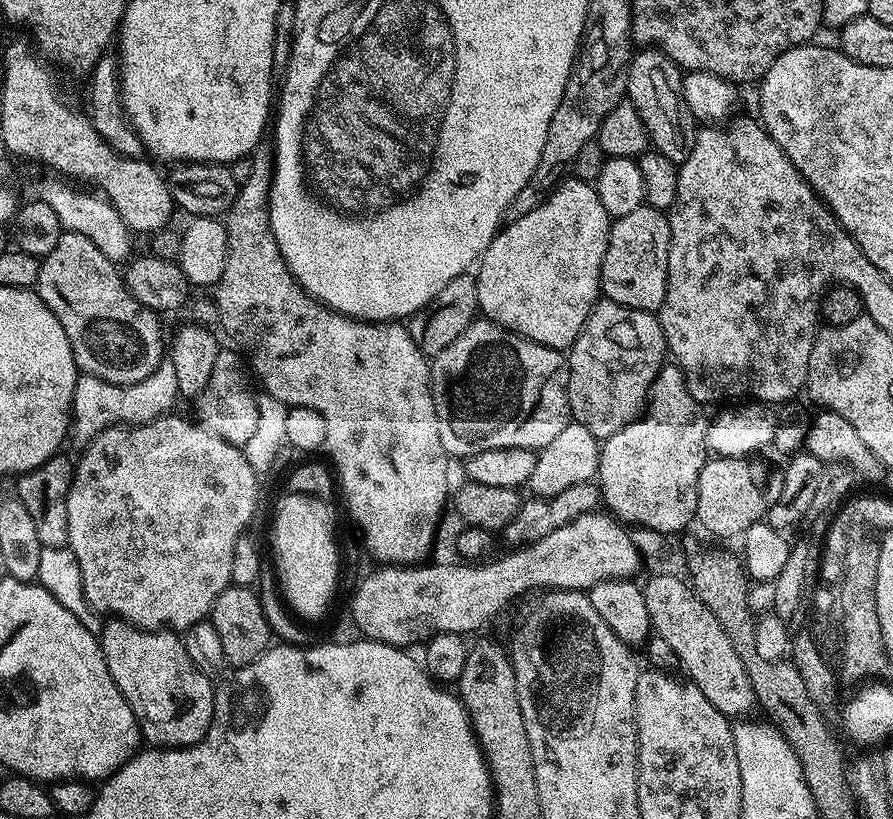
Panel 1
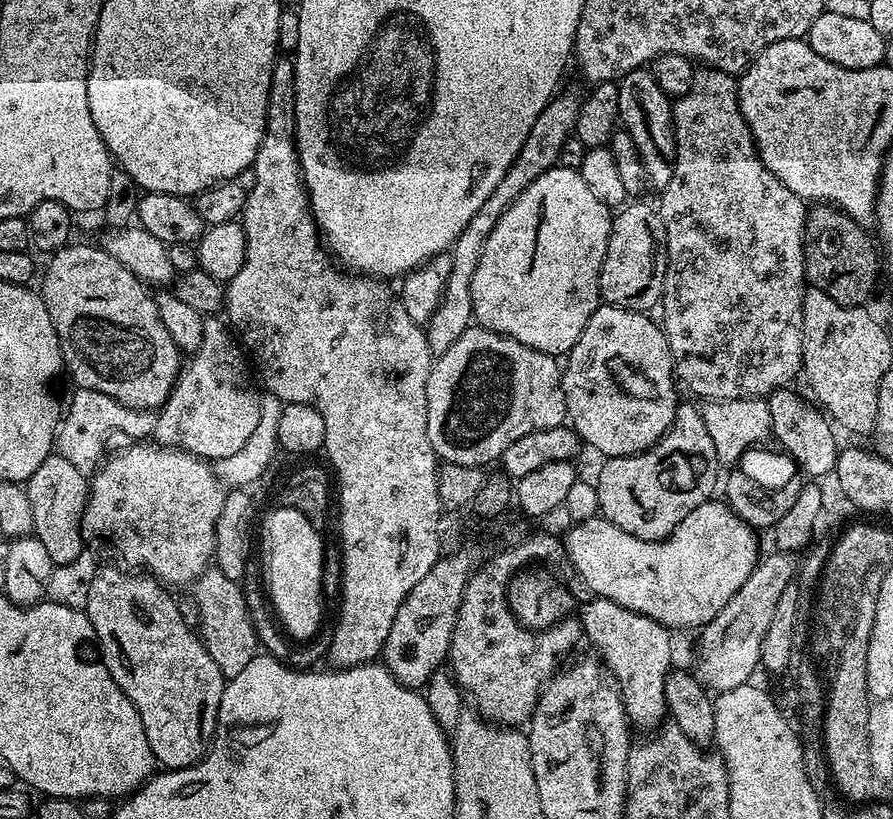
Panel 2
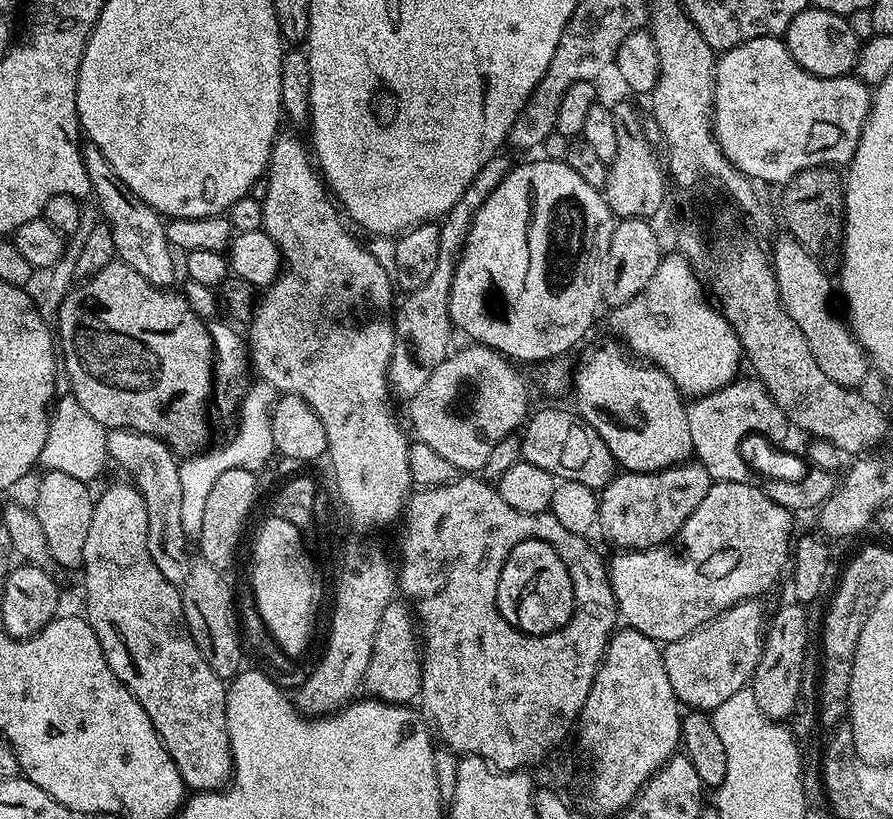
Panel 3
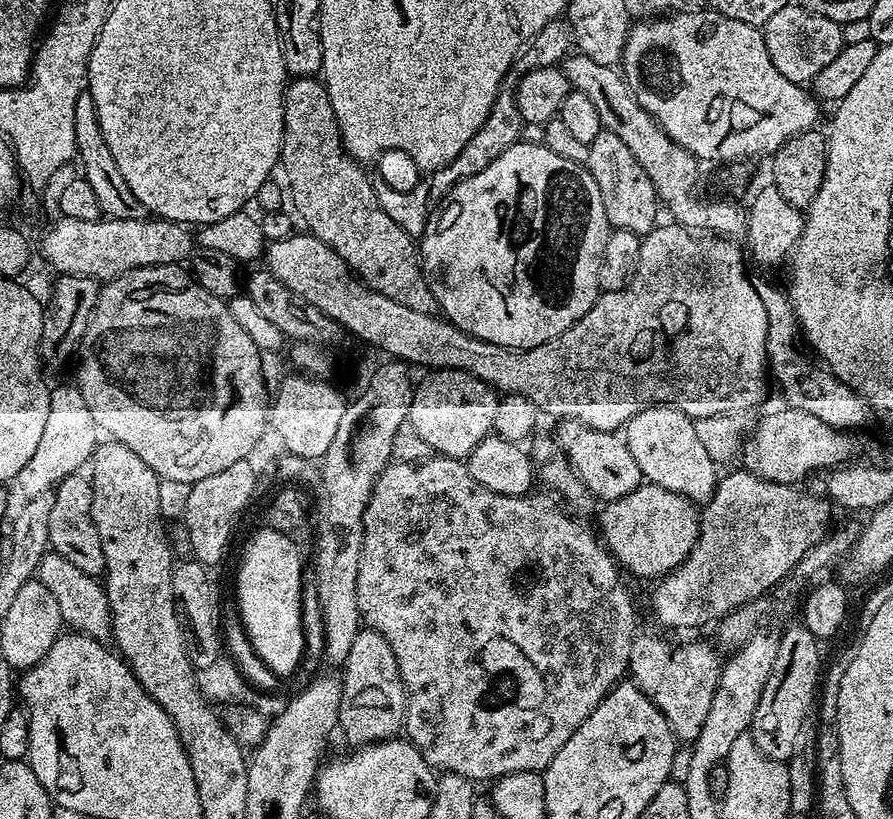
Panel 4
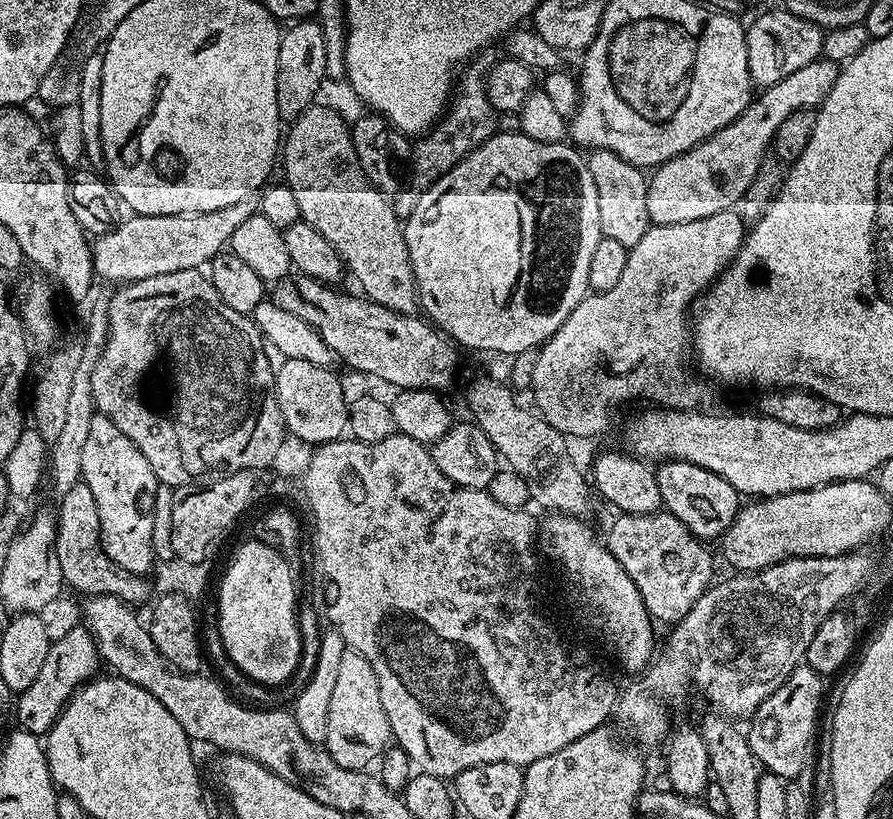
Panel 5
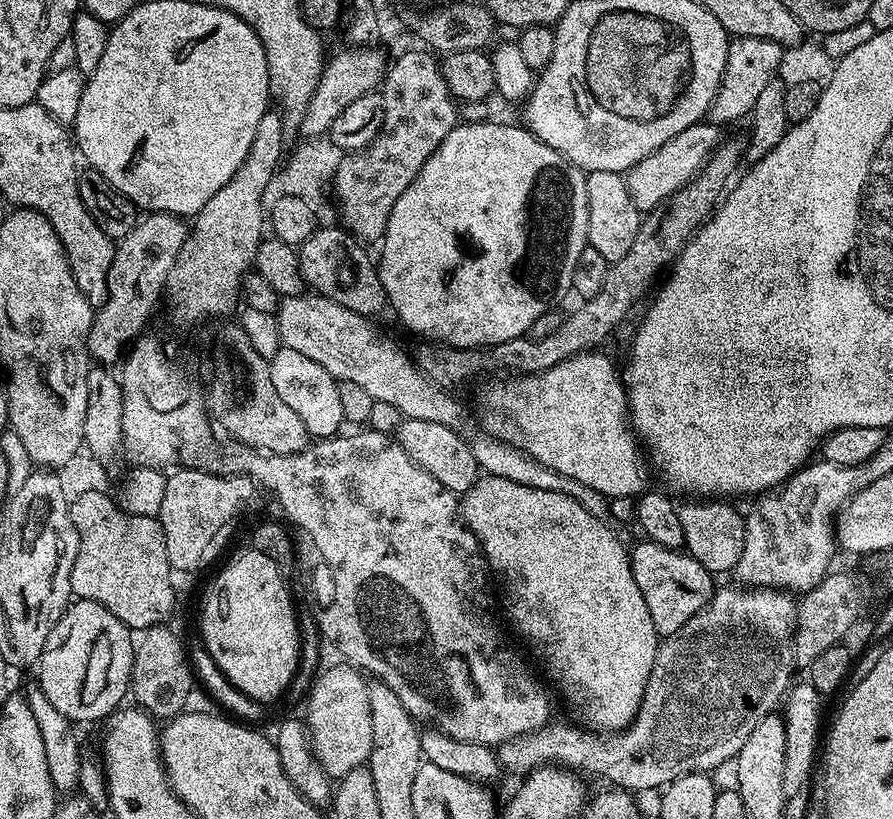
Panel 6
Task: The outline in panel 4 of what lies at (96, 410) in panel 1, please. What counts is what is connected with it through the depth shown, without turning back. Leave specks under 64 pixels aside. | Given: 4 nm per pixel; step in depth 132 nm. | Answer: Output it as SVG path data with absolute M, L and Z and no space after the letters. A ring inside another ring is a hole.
M71 383L53 387L50 392L50 414L46 414L46 426L42 429L42 438L30 457L30 462L22 466L16 475L15 487L18 486L24 498L34 498L46 492L52 492L56 485L66 477L73 475L72 468L72 440L80 440L84 436L86 413L82 394Z

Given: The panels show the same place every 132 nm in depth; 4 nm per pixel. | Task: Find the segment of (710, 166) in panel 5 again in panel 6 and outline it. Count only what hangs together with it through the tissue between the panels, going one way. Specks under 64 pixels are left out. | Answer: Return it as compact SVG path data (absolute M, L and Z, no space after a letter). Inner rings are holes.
M701 122L682 130L682 134L674 134L670 142L666 142L654 154L642 158L634 167L628 169L626 179L630 190L630 202L641 214L653 212L668 197L674 195L686 182L699 174L714 149L722 143L721 129L711 122Z

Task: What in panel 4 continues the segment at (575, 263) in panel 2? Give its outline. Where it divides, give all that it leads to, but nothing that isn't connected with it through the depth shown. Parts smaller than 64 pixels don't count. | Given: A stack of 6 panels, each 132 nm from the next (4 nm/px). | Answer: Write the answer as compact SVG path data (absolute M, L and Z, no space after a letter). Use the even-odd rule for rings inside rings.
M542 142L524 143L512 144L502 154L498 154L498 158L494 158L494 162L486 166L486 170L478 170L478 174L459 180L441 203L445 204L441 206L440 213L437 216L435 213L429 219L428 225L424 227L424 235L418 240L420 267L425 280L428 281L428 289L434 294L436 307L443 313L448 323L474 338L494 342L498 346L506 346L513 350L537 348L540 344L550 342L558 334L574 326L574 322L578 322L578 318L585 316L590 306L594 306L596 297L601 295L598 274L606 250L606 238L610 231L606 206L602 206L602 194L598 194L598 182L594 182L587 167L578 162L570 162L570 158L561 158Z

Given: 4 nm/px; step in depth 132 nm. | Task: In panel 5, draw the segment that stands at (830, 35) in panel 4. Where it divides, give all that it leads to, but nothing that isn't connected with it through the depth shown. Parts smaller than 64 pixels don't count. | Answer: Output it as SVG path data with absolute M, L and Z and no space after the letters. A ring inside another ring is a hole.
M779 11L762 13L746 28L750 78L753 85L761 89L770 87L774 82L782 82L782 78L802 70L802 66L814 62L824 51L824 32L817 24L798 18L790 11Z

